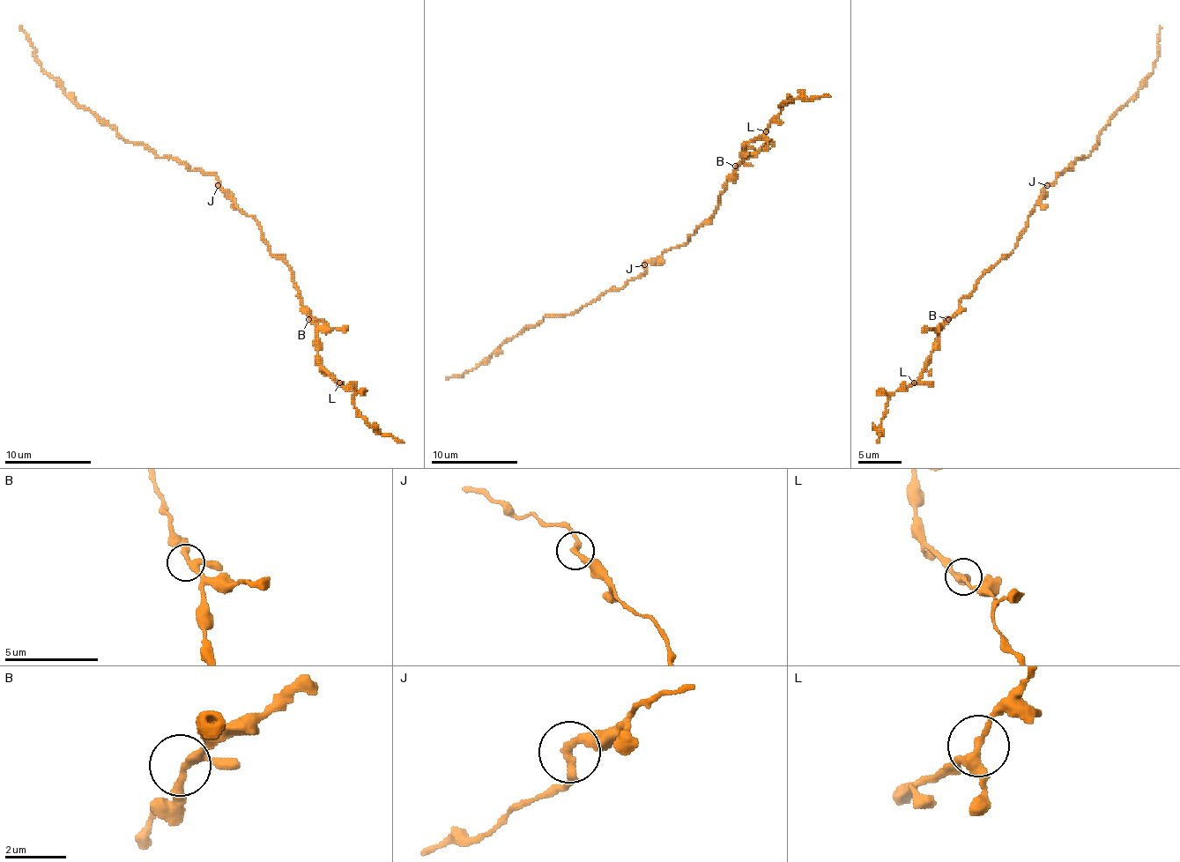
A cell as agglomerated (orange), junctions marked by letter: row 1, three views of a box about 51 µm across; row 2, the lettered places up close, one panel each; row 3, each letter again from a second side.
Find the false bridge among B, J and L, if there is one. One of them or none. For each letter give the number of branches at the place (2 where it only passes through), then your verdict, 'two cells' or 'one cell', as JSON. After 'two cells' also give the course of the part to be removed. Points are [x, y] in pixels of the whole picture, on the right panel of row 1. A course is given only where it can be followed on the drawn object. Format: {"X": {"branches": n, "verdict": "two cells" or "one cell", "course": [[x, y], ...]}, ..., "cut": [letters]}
{"B": {"branches": 3, "verdict": "one cell"}, "J": {"branches": 2, "verdict": "one cell"}, "L": {"branches": 3, "verdict": "one cell"}, "cut": []}

